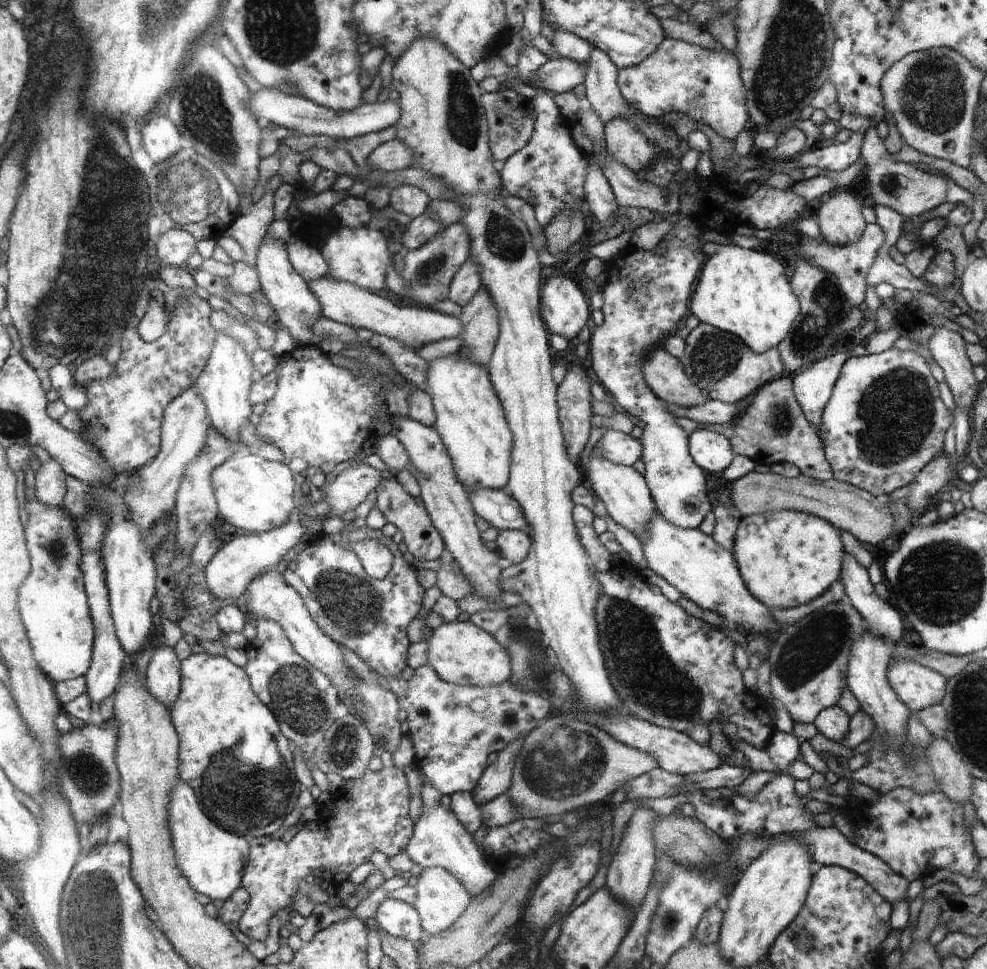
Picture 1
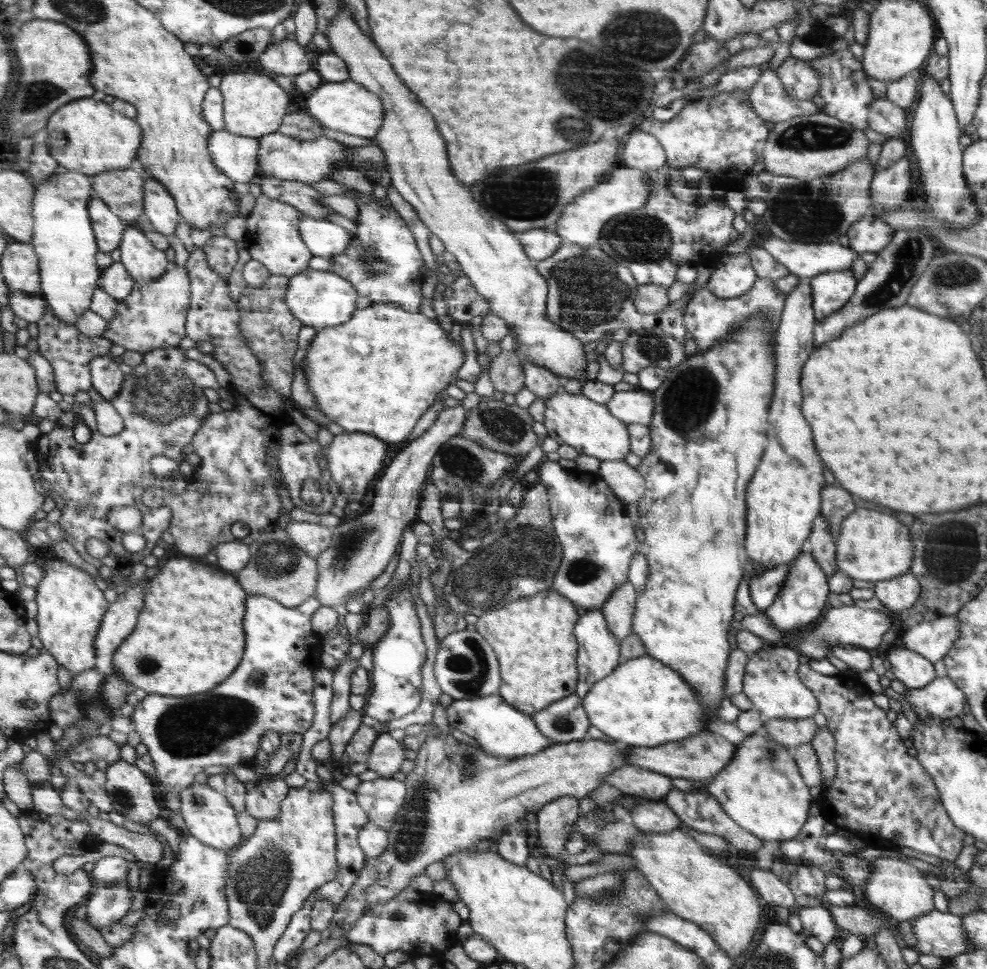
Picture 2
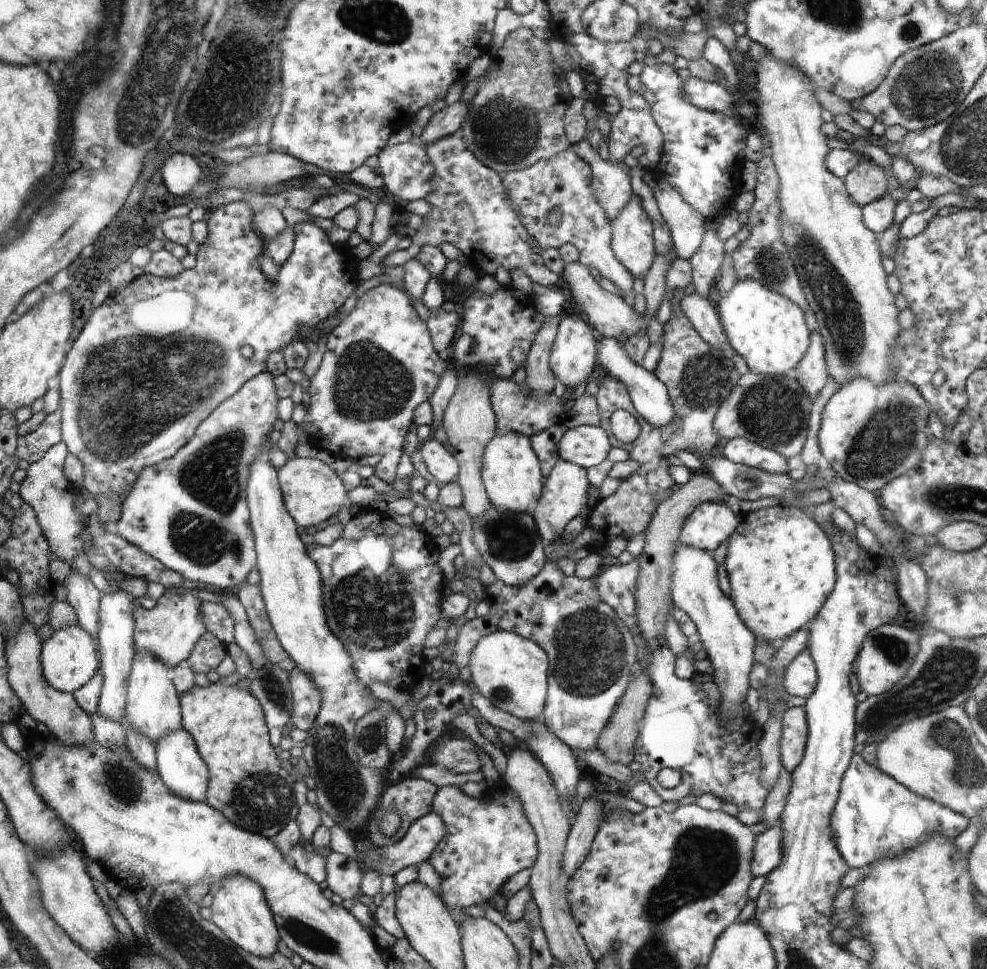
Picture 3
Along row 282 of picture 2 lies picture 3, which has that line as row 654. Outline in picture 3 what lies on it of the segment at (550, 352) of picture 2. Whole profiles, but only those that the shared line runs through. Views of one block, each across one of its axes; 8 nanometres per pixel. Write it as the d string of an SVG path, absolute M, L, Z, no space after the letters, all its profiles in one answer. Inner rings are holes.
M498 630L480 638L472 648L467 671L478 693L493 706L521 720L534 720L544 715L547 704L550 661L542 646L514 632Z

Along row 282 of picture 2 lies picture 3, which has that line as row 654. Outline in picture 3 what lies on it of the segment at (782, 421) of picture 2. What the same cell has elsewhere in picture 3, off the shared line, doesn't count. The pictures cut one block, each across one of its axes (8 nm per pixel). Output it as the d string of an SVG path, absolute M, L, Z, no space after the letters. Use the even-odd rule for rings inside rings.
M806 648L786 668L783 676L783 689L789 696L806 699L812 696L812 692L815 692L818 683L818 670L815 668L810 650Z

